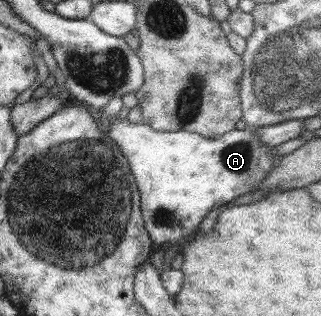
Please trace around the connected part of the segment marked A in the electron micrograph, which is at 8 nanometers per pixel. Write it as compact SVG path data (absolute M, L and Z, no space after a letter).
M111 118L105 131L106 136L115 142L125 156L129 170L133 175L140 194L140 212L152 243L177 242L185 244L197 232L199 222L206 213L219 205L241 195L257 190L257 185L265 179L273 162L280 160L281 155L274 155L268 145L263 145L254 135L253 128L244 130L233 128L216 138L206 138L198 133L178 131L161 133L141 122L130 123L126 118Z

